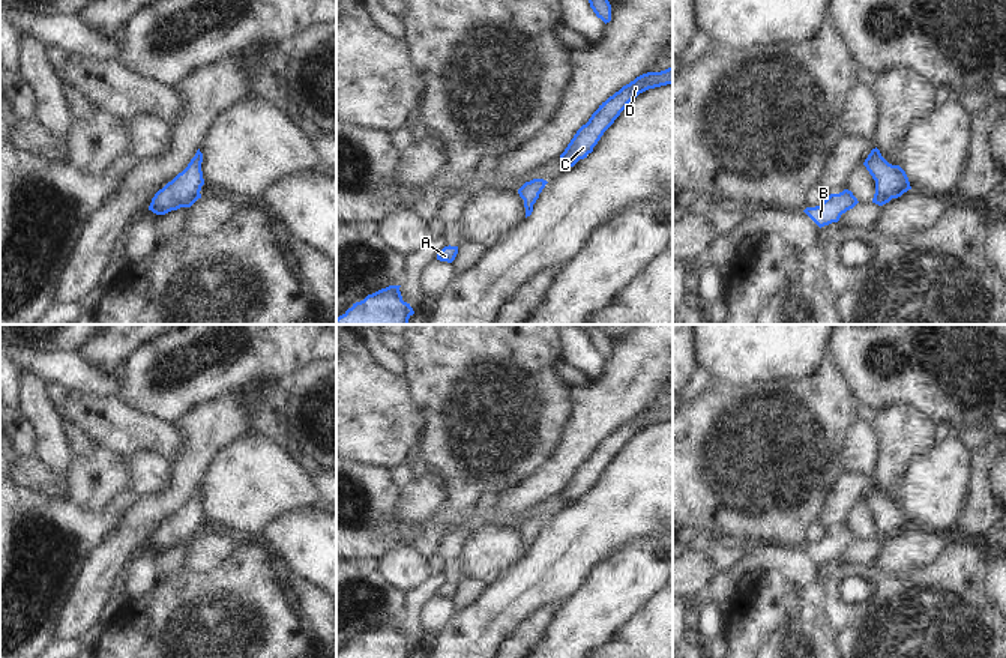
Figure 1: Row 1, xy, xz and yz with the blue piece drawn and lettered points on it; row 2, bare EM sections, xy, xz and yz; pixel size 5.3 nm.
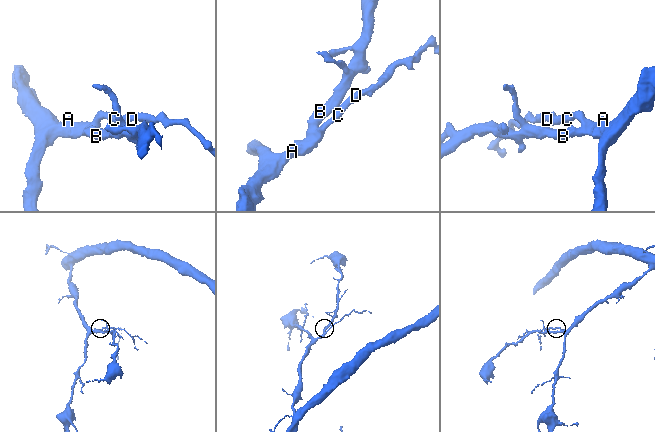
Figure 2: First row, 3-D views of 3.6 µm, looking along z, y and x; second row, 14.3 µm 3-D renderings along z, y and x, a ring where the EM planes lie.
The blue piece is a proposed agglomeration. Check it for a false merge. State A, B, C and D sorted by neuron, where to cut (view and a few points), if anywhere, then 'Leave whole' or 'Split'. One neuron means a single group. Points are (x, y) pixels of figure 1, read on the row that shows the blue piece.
Groups: A B C D. No split. Leave whole

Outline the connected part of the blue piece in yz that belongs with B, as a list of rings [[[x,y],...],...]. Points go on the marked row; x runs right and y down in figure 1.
[[[844,189],[839,194],[830,194],[820,206],[806,207],[803,212],[821,228],[838,222],[841,215],[857,204],[851,191]]]

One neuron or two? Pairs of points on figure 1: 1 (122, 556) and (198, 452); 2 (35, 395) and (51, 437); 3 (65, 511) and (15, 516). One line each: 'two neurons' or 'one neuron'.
1: one neuron
2: one neuron
3: one neuron

